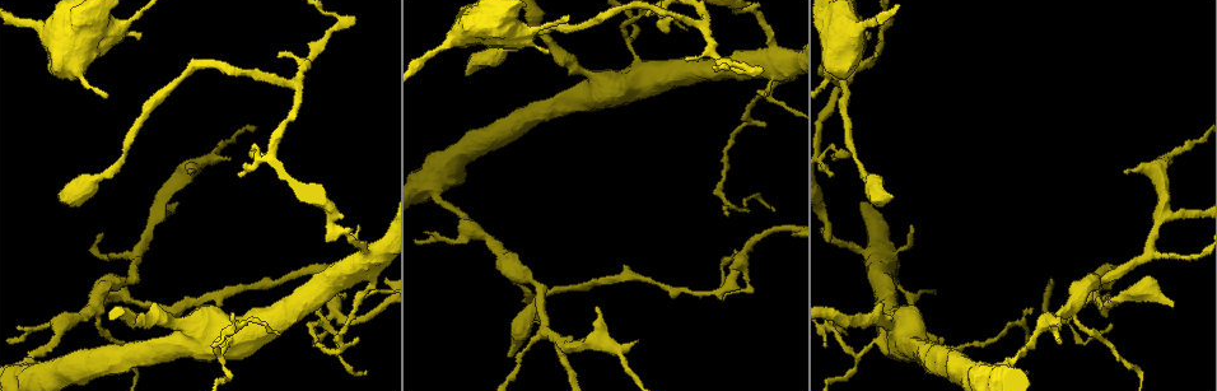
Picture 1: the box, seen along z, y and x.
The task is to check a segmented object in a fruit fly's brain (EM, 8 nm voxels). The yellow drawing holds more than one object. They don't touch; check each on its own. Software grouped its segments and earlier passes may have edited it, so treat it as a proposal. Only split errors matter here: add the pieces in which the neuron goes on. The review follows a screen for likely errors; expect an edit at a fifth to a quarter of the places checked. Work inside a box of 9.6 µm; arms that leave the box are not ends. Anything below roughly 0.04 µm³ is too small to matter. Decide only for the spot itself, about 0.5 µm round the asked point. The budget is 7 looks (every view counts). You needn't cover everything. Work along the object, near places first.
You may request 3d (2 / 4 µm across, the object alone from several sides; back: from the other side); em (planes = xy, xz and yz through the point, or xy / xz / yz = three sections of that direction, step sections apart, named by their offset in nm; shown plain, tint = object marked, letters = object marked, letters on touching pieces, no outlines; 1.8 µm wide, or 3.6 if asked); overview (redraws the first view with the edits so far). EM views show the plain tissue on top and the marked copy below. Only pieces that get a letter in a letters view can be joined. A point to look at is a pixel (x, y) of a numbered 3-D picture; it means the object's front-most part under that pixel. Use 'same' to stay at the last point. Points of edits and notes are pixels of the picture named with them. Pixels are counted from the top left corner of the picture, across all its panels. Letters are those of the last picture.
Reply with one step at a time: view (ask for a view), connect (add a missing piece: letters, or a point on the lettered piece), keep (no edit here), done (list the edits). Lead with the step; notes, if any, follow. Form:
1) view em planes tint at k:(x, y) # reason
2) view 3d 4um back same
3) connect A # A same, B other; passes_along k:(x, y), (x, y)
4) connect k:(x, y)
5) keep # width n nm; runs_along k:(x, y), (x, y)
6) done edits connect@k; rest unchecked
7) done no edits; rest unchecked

view 3d 2um at 1:(59, 199) # stops while still wide

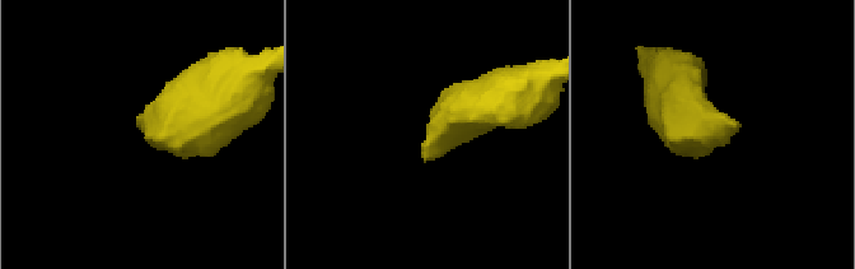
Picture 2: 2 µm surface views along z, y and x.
view em xy step 4 letters at 2:(736, 125) # shape alone is not enough

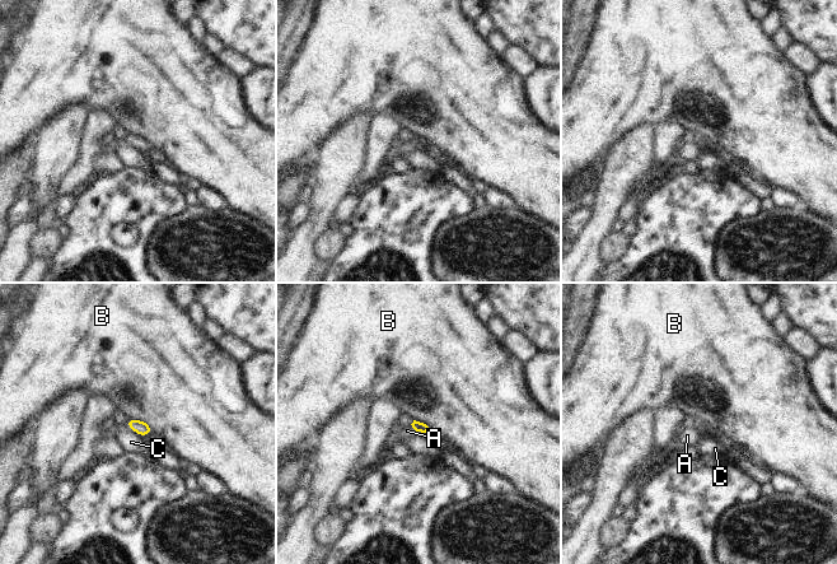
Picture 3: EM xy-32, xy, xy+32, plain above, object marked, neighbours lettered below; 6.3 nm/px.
connect A # longest_contact B 190 nm; A same, B other, C other; the neuron continues

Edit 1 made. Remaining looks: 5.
view 3d 4um at 1:(511, 354) # free end

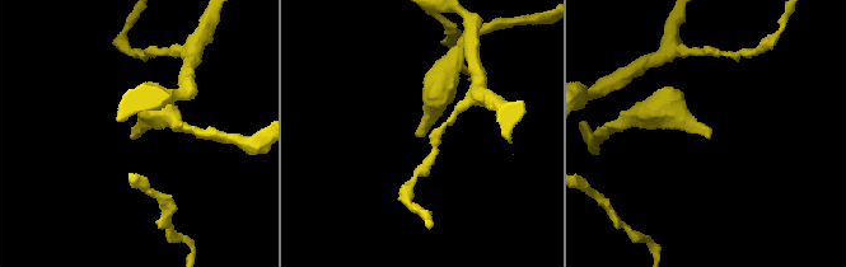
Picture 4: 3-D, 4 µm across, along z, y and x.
view em xy step 4 tint at 4:(140, 136)

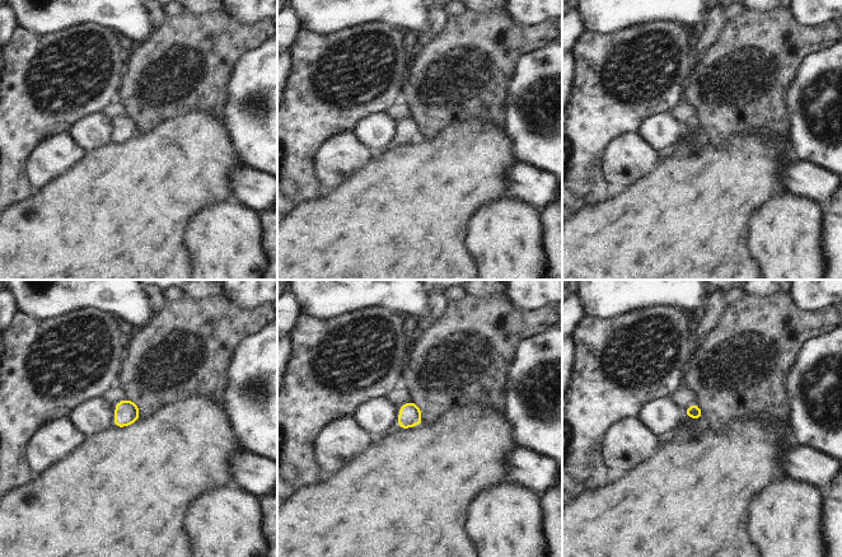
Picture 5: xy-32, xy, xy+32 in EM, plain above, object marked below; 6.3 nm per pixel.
view em xy step 4 letters same # see the neighbours

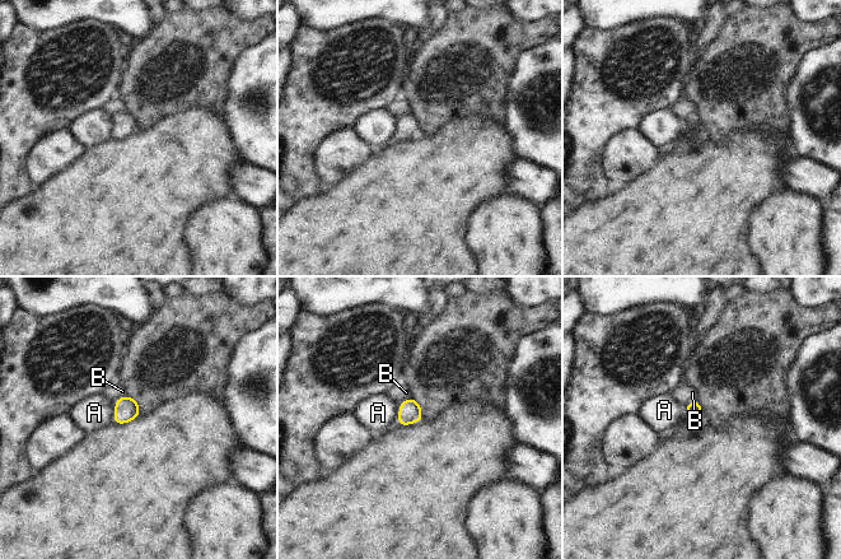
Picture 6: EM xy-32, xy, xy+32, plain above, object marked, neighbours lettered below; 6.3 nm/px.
keep # A other, B other; border 6:(115, 400), (115, 415), (111, 422); none of them fits

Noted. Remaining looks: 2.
view 3d 4um back at 1:(1026, 372) # thin end

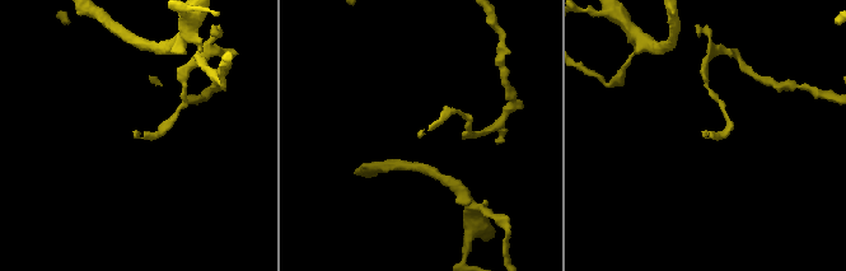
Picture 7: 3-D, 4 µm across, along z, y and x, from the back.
view em planes letters at 7:(704, 132)

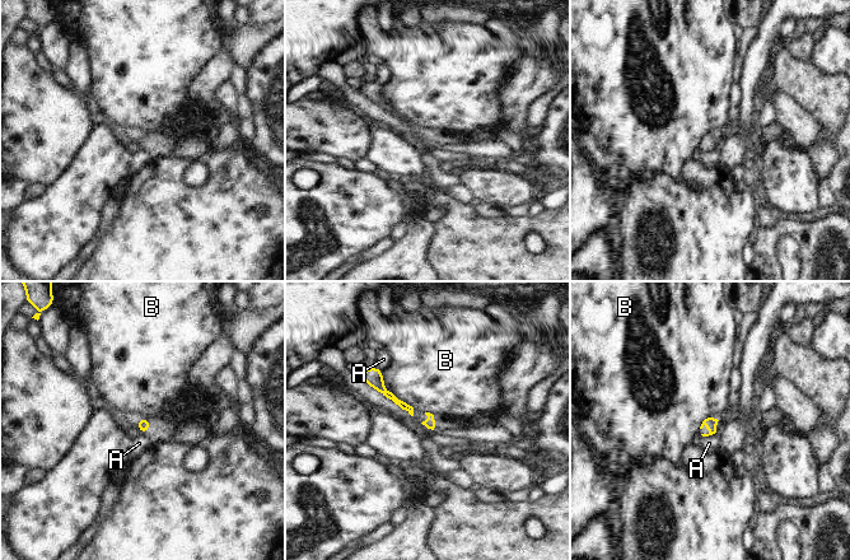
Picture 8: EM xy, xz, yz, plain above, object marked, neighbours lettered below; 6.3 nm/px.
keep # width 70 nm; A other, B other; border 8:(382, 370), (383, 386), (414, 407); none of them fits

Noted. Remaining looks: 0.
done edits connect@3; rest unchecked

